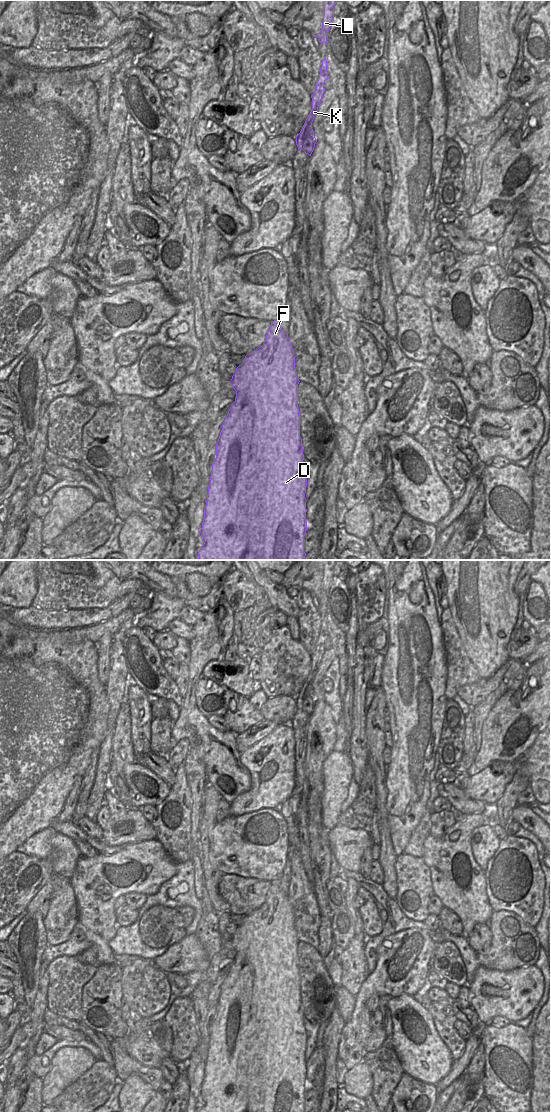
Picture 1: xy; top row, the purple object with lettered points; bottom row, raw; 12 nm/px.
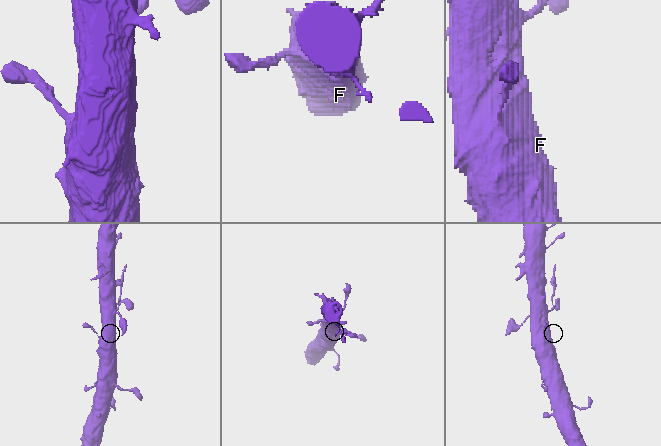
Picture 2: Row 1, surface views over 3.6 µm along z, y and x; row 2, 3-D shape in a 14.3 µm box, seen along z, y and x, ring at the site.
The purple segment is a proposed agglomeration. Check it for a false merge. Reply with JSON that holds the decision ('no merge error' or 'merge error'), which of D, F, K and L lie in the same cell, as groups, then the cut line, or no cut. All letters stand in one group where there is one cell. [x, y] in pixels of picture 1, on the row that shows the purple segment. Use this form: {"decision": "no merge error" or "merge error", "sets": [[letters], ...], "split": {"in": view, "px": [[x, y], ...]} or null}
{"decision": "merge error", "sets": [["D", "F"], ["K", "L"]], "split": {"in": "xy", "px": [[312, 129], [304, 137], [301, 148]]}}

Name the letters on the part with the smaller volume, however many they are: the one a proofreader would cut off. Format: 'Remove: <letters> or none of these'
Remove: K, L

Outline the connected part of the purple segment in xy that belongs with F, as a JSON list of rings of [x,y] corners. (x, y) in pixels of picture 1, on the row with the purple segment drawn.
[[[280,318],[271,321],[263,345],[245,356],[243,363],[236,368],[236,372],[230,381],[222,382],[231,384],[236,391],[236,397],[222,424],[222,430],[216,444],[216,458],[212,464],[204,518],[200,530],[203,546],[198,552],[198,560],[304,560],[306,556],[304,552],[304,536],[307,531],[307,501],[305,498],[307,474],[304,468],[303,446],[300,437],[298,408],[298,384],[300,381],[296,376],[294,350],[288,337],[288,331],[281,328]]]

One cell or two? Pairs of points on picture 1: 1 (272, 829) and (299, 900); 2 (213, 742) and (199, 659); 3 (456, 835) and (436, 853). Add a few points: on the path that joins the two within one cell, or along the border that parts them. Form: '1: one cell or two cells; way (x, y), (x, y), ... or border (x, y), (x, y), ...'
1: two cells; border (287, 836), (288, 860)
2: one cell; way (192, 721), (190, 719), (190, 691), (193, 680)
3: one cell; way (452, 840), (441, 851)

